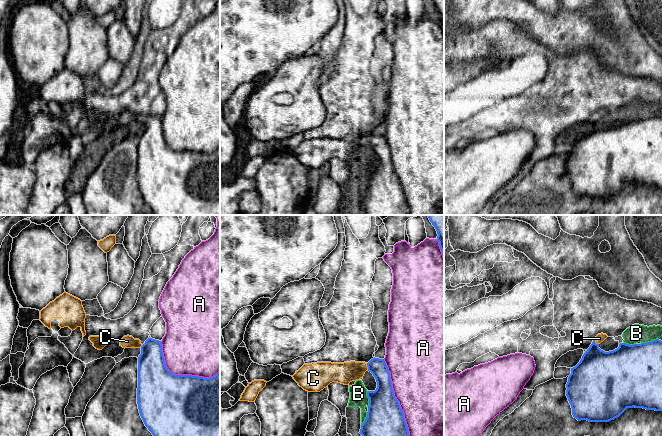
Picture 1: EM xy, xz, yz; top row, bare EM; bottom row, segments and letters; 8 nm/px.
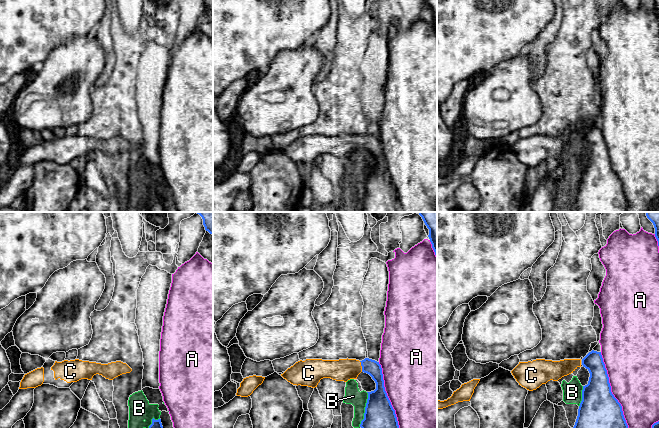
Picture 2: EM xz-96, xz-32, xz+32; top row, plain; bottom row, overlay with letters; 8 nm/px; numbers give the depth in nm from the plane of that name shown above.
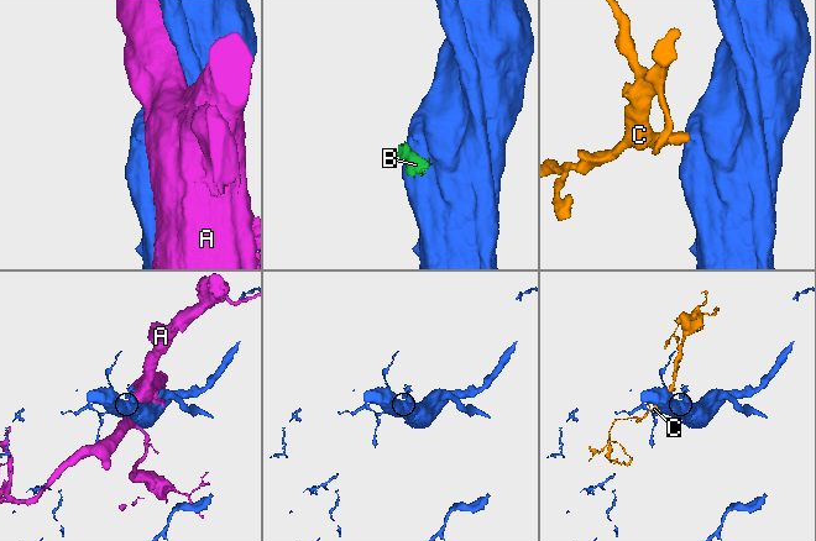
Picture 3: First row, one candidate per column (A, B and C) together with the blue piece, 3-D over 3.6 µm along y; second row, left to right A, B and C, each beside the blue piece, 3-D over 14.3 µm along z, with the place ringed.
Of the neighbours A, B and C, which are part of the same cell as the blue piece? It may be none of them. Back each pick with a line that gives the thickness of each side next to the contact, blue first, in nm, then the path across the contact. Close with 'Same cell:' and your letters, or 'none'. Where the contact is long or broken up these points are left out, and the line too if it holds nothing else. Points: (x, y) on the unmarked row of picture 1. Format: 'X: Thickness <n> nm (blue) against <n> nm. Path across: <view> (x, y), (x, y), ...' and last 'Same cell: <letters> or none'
C: Thickness 150 nm (blue) against 170 nm. Path across: xz (384, 168), (383, 154), (367, 142), (344, 149)
Same cell: C

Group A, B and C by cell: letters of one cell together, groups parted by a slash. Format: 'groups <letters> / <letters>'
groups A / B / C

